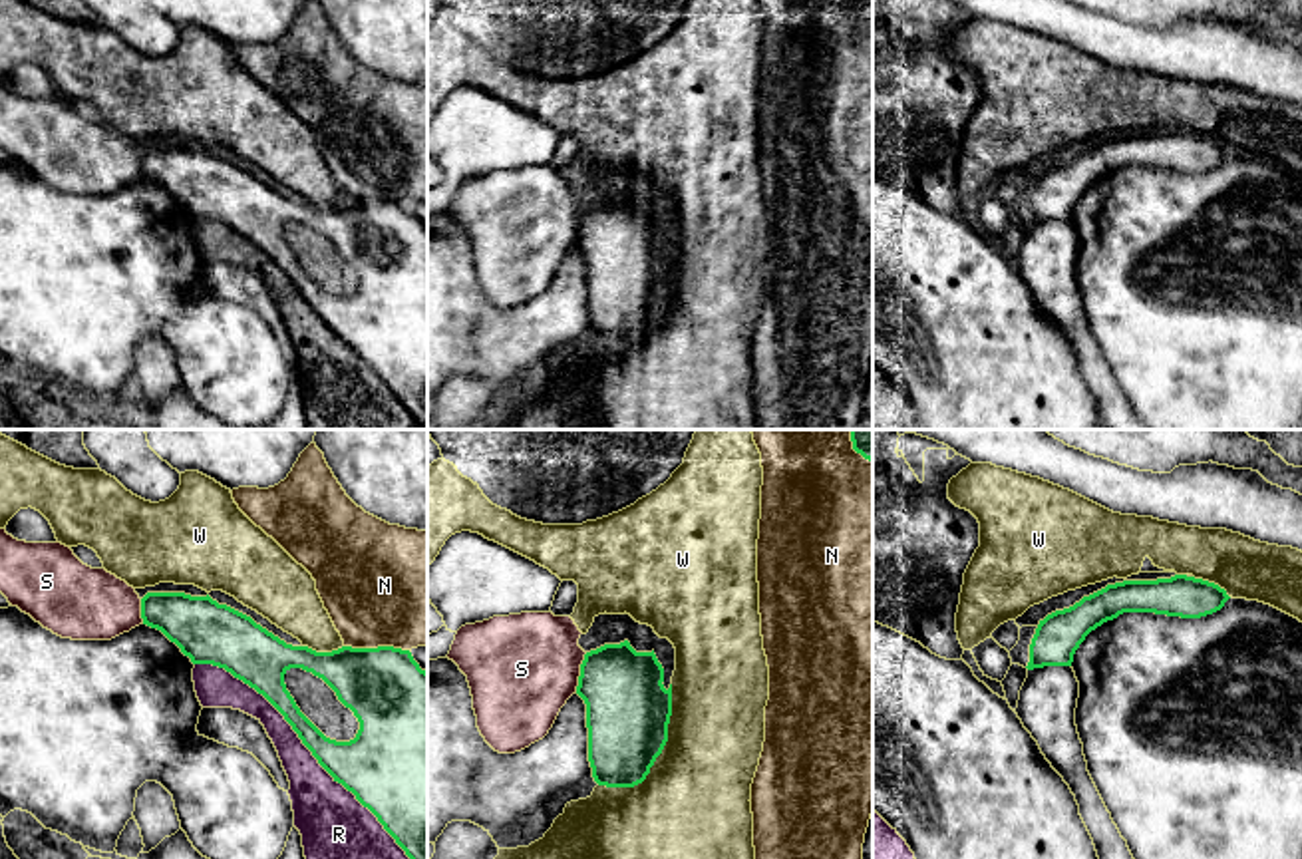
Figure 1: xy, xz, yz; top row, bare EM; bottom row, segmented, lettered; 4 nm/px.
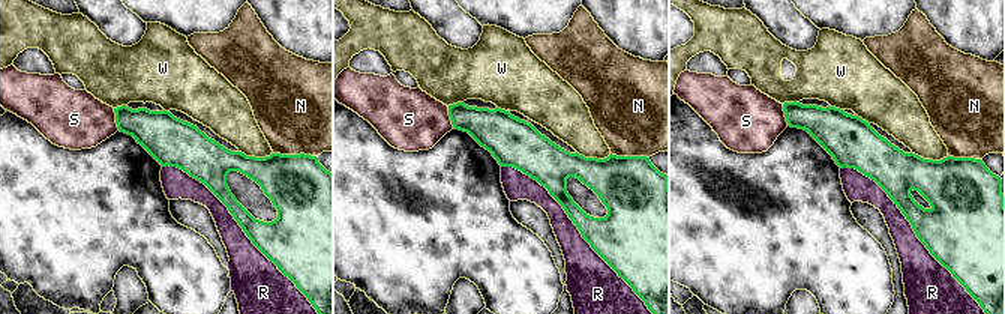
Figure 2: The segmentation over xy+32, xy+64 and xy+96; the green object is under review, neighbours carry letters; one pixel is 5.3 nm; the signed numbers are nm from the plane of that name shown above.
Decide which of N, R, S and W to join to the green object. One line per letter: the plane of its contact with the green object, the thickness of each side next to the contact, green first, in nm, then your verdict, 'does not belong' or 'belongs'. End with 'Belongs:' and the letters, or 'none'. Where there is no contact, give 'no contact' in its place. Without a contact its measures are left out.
N: xy | 340/500 nm | does not belong
R: xy | 260/240 nm | does not belong
S: xz | 340/440 nm | does not belong
W: xz | 340/440 nm | does not belong
Belongs: none

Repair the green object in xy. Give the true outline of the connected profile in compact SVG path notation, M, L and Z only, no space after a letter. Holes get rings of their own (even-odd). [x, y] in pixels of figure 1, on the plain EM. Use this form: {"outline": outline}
{"outline": "M147 147L141 153L143 179L161 185L193 219L225 223L262 249L292 280L318 318L368 362L384 384L427 430L427 227L409 205L394 201L316 207L292 201L250 171L207 151ZM302 223L322 233L338 255L354 266L360 284L350 296L326 292L296 260L284 229Z"}

